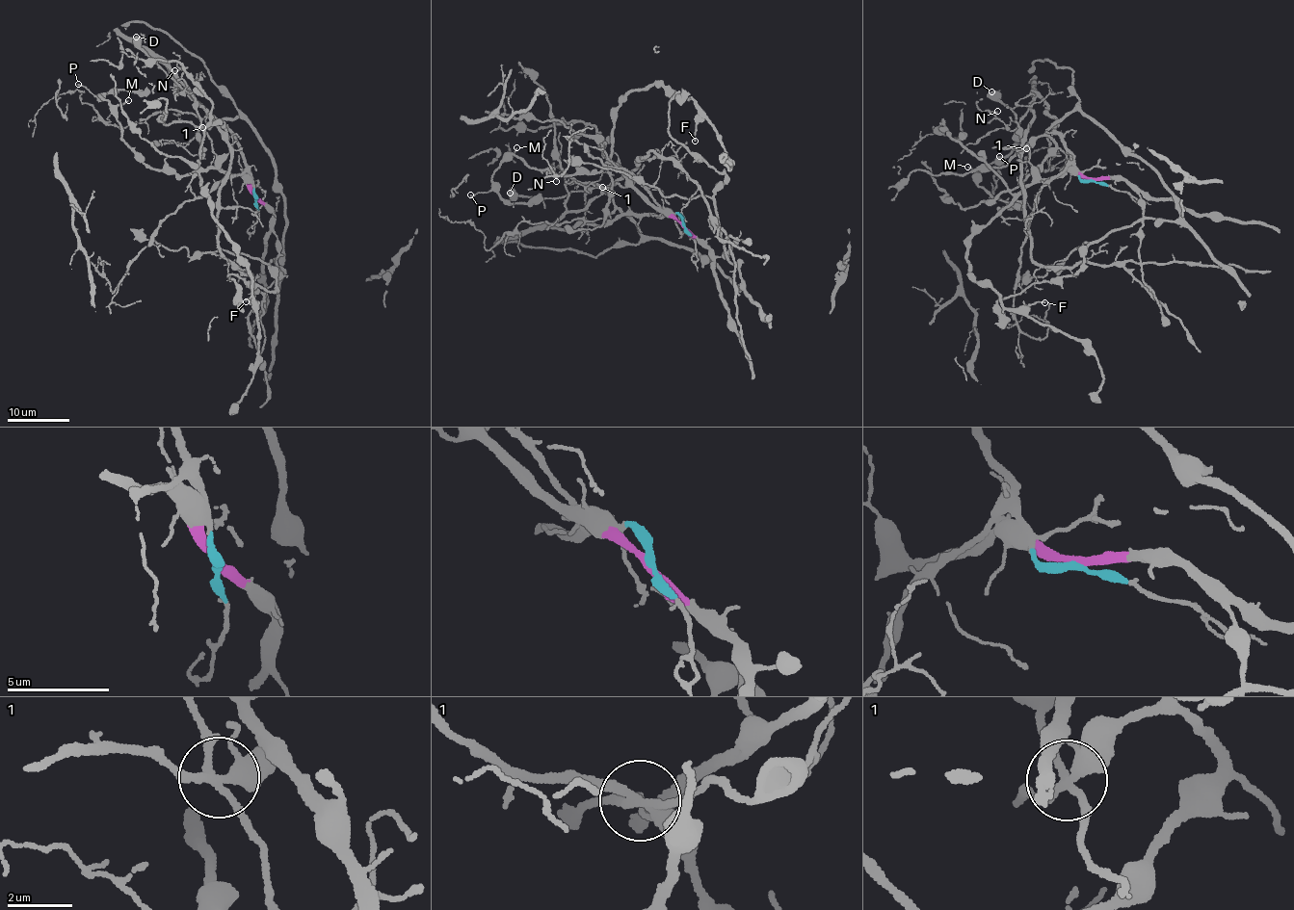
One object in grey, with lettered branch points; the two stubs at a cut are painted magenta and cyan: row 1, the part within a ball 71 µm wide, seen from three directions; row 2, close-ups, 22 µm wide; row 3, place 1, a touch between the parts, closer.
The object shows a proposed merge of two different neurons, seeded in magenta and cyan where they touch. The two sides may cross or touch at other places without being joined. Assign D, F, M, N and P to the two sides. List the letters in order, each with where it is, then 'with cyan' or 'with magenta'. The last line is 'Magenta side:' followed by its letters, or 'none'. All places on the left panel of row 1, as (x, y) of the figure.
D: at (136, 37); with magenta
F: at (246, 301); with magenta
M: at (128, 100); with magenta
N: at (174, 70); with cyan
P: at (78, 84); with magenta
Magenta side: D, F, M, P

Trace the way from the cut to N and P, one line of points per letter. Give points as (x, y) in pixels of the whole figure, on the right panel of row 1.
N: (1094, 180), (1078, 177), (1073, 154), (1055, 131), (1024, 139), (1030, 110), (1013, 130), (989, 112), (996, 111)
P: (1094, 180), (1071, 169), (1034, 181), (1016, 198), (1024, 204), (1017, 210), (977, 184), (999, 156)

